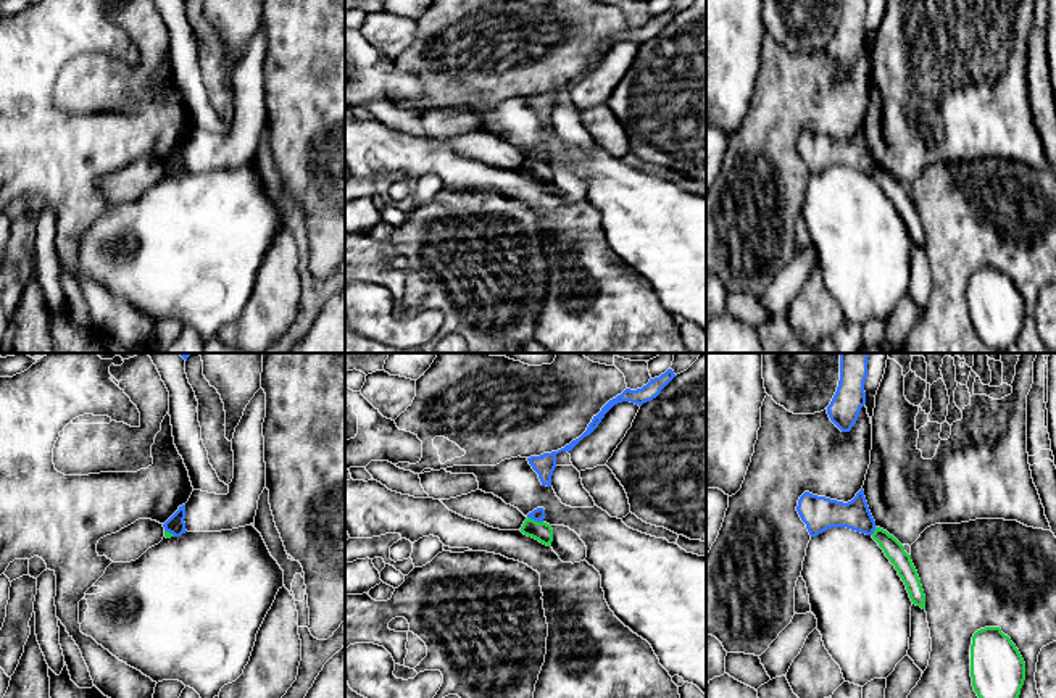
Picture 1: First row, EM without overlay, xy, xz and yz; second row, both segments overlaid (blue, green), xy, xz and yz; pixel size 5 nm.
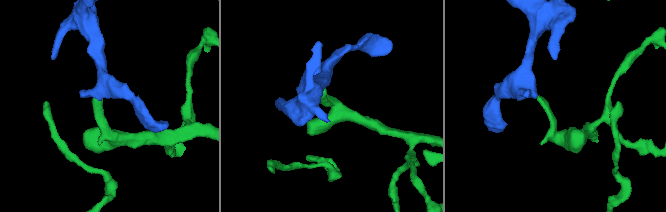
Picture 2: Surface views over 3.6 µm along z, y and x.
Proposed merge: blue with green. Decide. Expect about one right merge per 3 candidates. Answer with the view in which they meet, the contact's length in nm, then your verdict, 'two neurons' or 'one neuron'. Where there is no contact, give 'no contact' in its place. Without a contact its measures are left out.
meets blue in xz; contact 90 nm long; two neurons

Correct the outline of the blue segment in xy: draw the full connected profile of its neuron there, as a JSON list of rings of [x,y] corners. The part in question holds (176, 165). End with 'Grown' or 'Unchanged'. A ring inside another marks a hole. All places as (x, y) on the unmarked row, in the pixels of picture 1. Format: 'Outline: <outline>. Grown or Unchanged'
Outline: [[[185,143],[179,145],[179,148],[163,163],[164,169],[173,172],[174,176],[181,176],[185,172]]]. Unchanged

